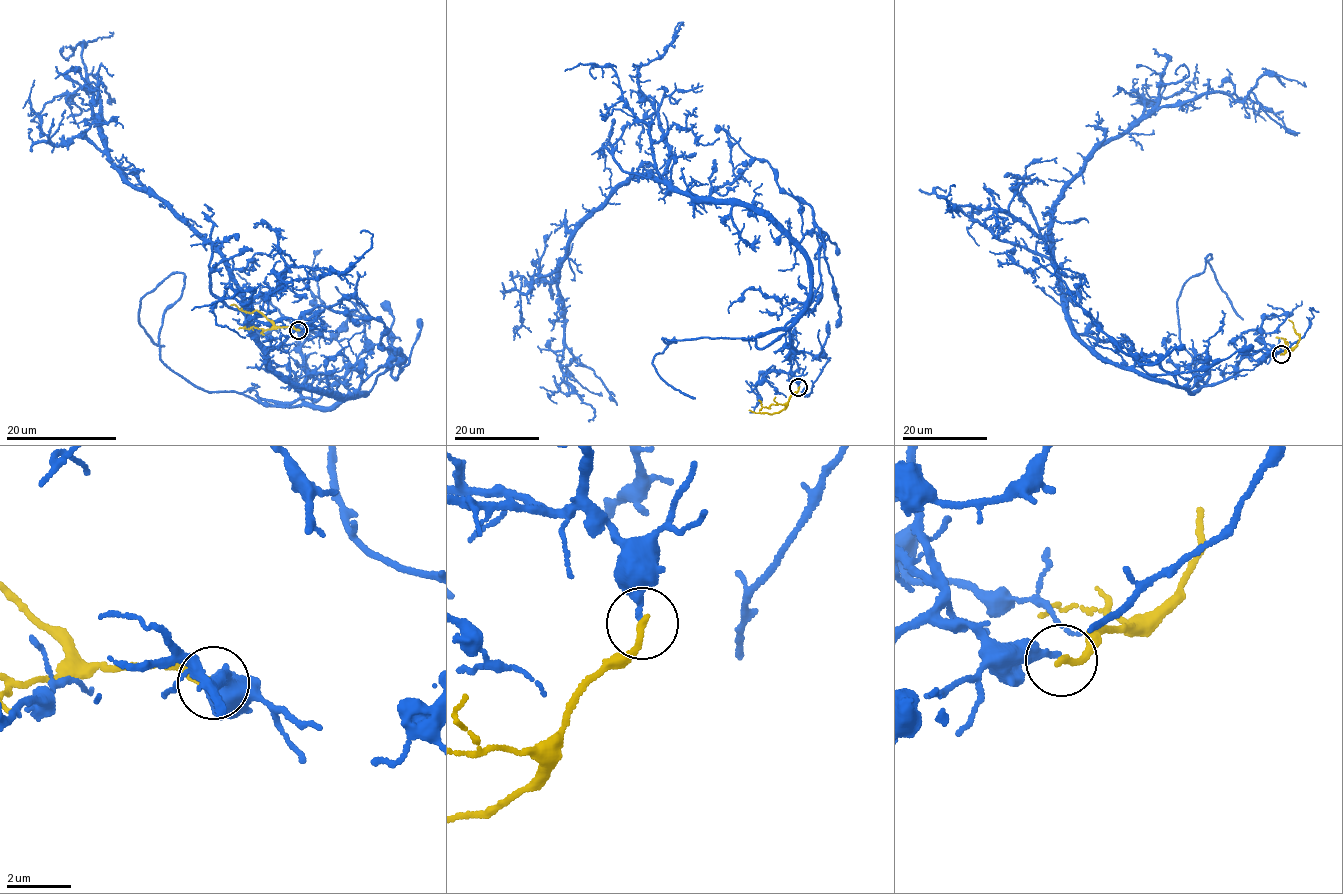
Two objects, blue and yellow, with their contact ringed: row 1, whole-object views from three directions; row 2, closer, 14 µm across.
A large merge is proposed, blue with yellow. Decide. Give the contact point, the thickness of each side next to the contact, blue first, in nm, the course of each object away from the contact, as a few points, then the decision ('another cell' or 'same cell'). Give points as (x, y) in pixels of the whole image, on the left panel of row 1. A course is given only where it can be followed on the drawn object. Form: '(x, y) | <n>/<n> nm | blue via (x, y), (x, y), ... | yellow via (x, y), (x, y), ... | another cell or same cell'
(298, 330) | 300/220 nm | blue via (298, 329), (305, 402), (365, 397), (305, 390), (267, 359), (229, 264), (113, 165), (82, 47), (60, 53) | yellow via (298, 330), (274, 324), (257, 310), (245, 312), (230, 305) | another cell

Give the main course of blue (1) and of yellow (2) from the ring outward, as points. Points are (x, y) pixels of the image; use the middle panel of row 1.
1: (798, 387), (802, 249), (749, 207), (647, 174), (569, 242), (568, 392), (553, 376)
2: (798, 387), (786, 407), (773, 414), (748, 410)

